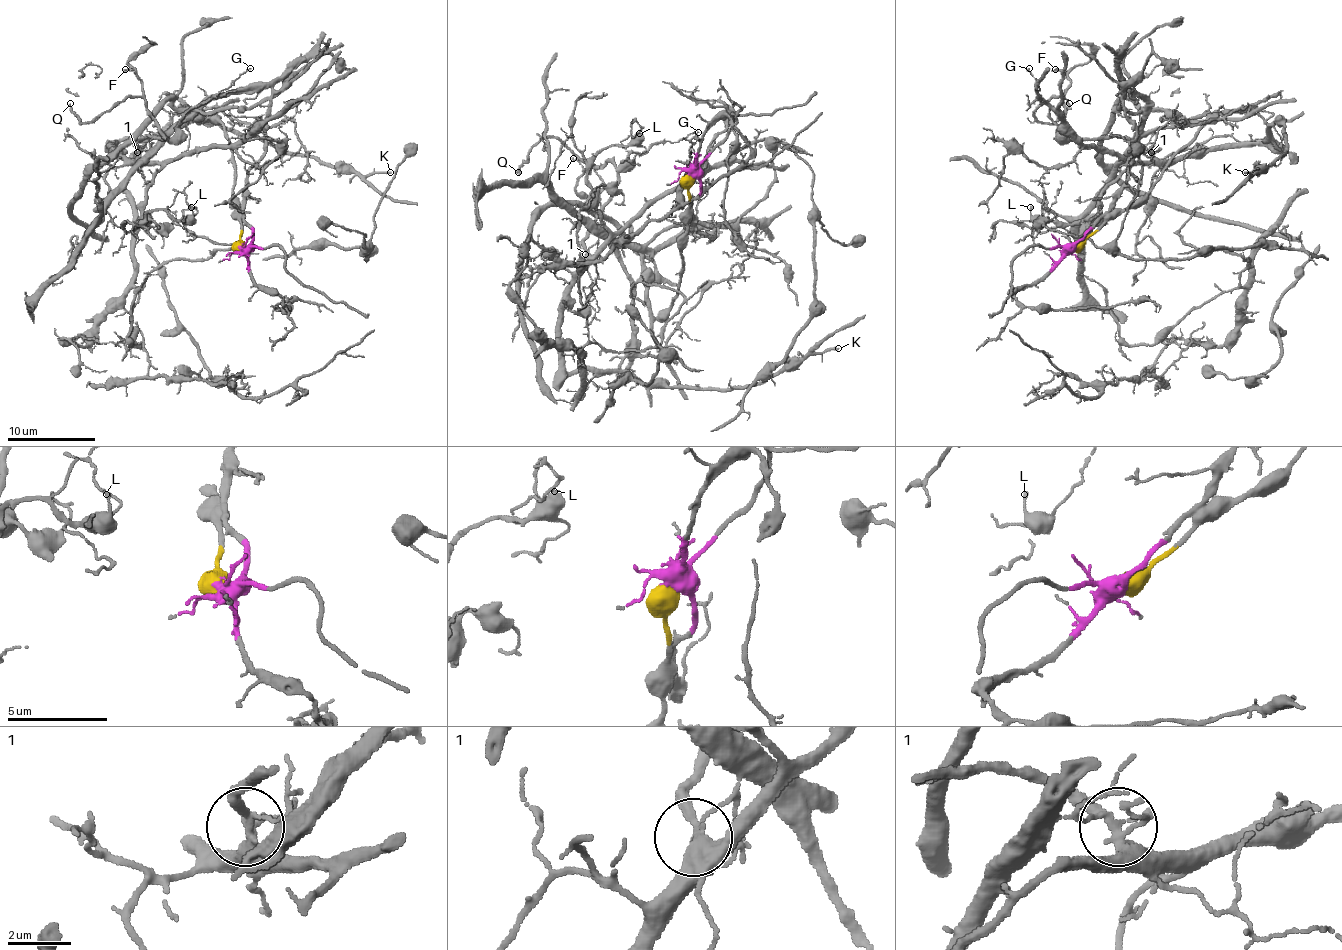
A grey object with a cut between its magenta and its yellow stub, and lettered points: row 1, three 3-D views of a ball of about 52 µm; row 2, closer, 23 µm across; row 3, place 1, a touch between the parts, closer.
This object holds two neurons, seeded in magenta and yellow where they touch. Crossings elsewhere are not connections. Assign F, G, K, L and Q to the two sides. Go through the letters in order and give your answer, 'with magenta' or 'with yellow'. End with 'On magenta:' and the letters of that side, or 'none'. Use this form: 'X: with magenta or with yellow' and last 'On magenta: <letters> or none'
F: with yellow
G: with yellow
K: with yellow
L: with yellow
Q: with yellow
On magenta: none

